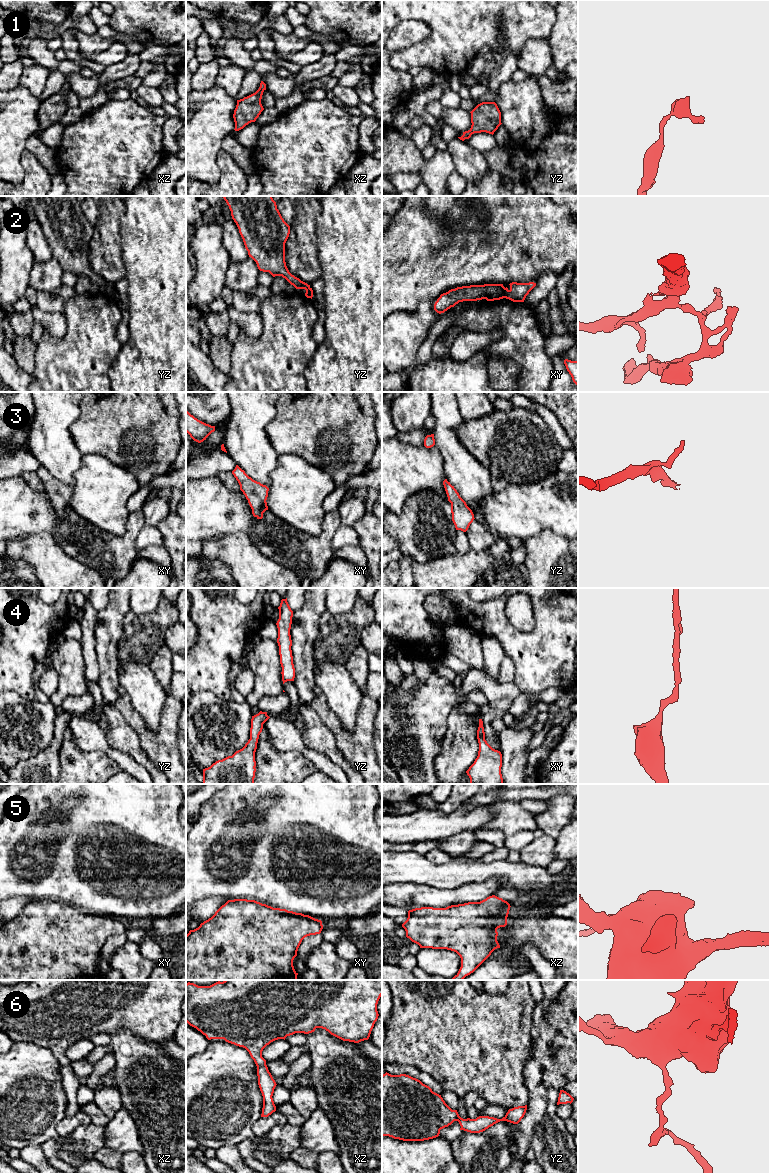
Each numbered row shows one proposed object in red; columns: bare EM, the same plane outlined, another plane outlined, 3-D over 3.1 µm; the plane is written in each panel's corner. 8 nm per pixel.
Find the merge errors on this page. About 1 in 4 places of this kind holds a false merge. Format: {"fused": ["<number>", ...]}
{"fused": ["2"]}

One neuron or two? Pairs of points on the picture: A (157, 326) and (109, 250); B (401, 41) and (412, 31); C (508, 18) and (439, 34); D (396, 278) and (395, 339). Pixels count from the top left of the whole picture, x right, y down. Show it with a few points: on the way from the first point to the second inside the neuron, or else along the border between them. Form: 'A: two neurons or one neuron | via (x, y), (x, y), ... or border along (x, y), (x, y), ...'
A: two neurons | border along (121, 253), (121, 258), (126, 268), (126, 277)
B: one neuron | via (404, 38), (409, 33)
C: one neuron | via (491, 18), (468, 18), (456, 30)
D: two neurons | border along (417, 305), (413, 312), (394, 312), (392, 314)

